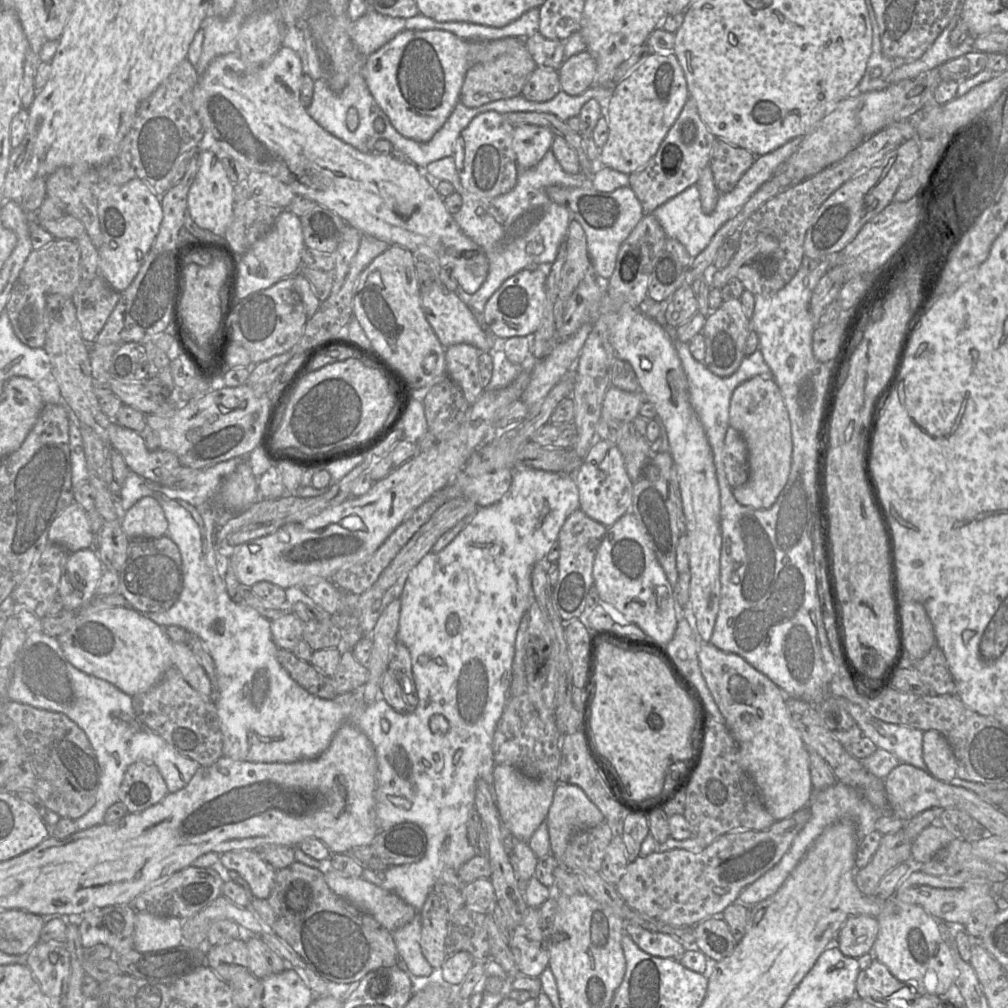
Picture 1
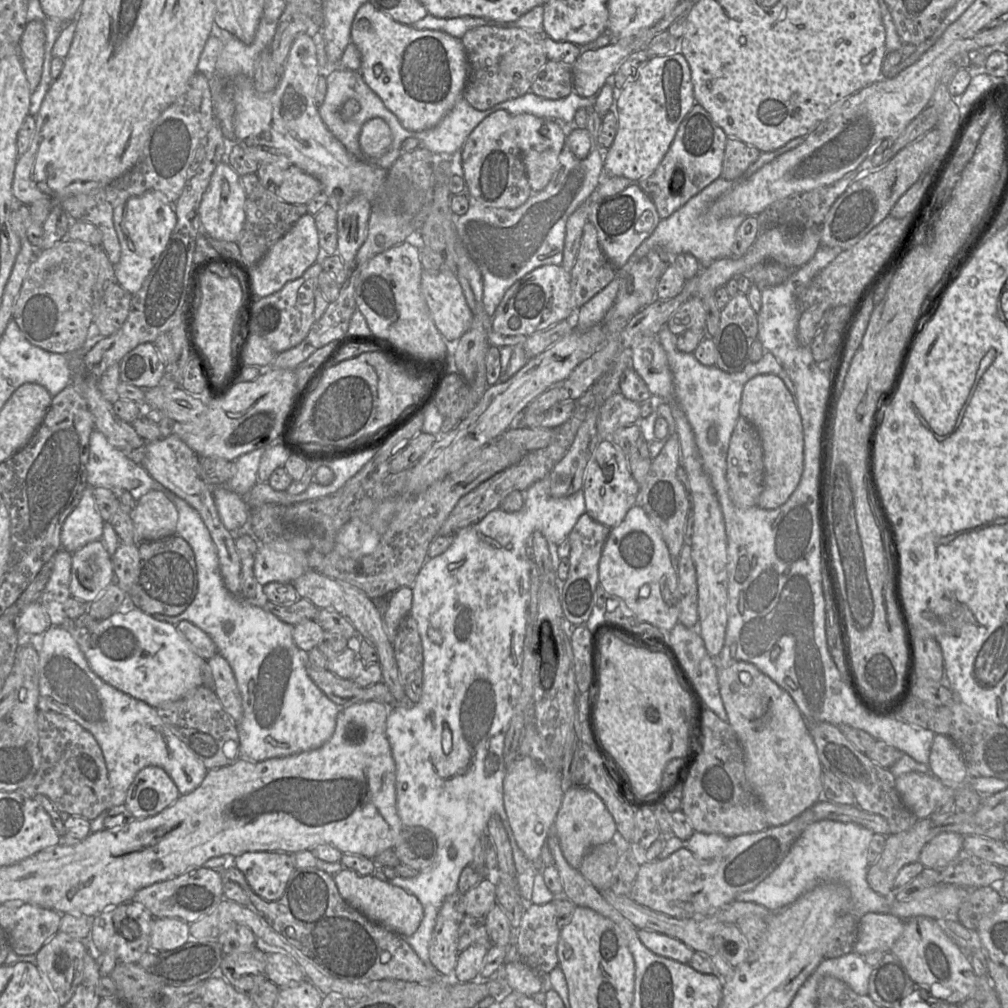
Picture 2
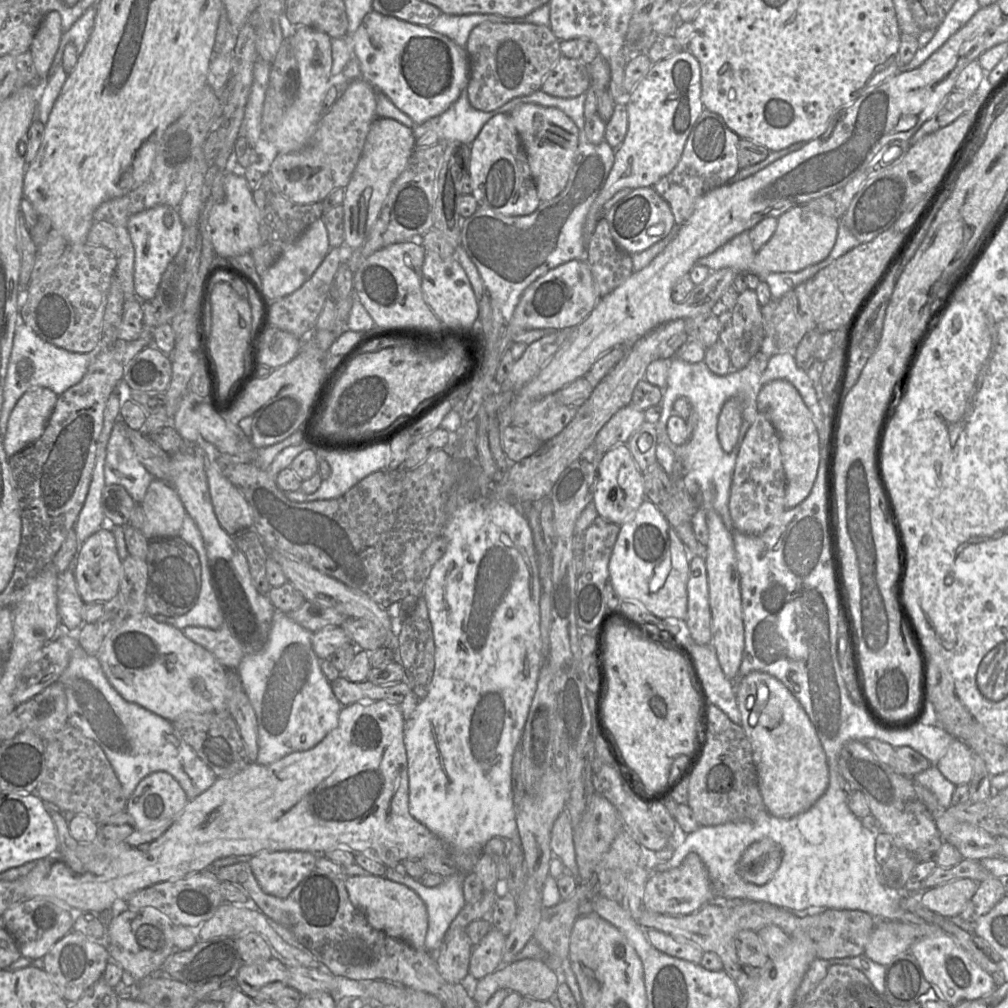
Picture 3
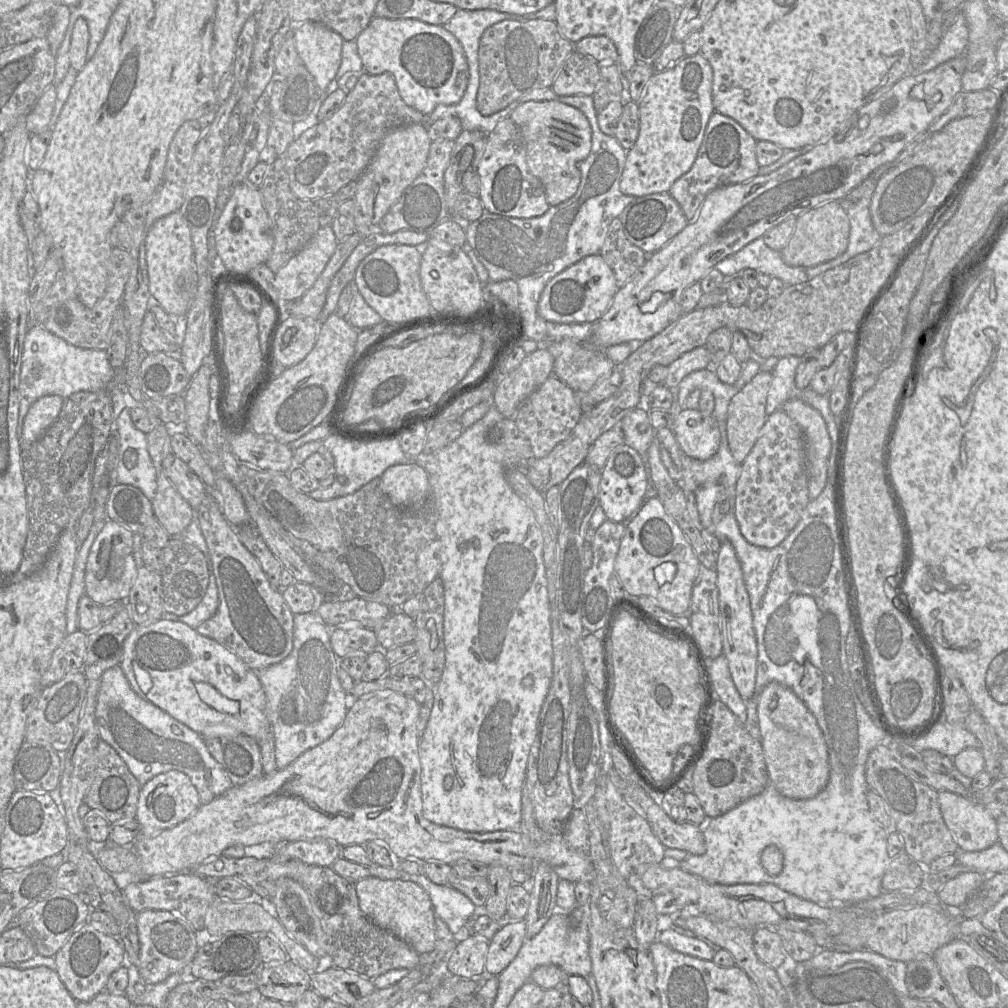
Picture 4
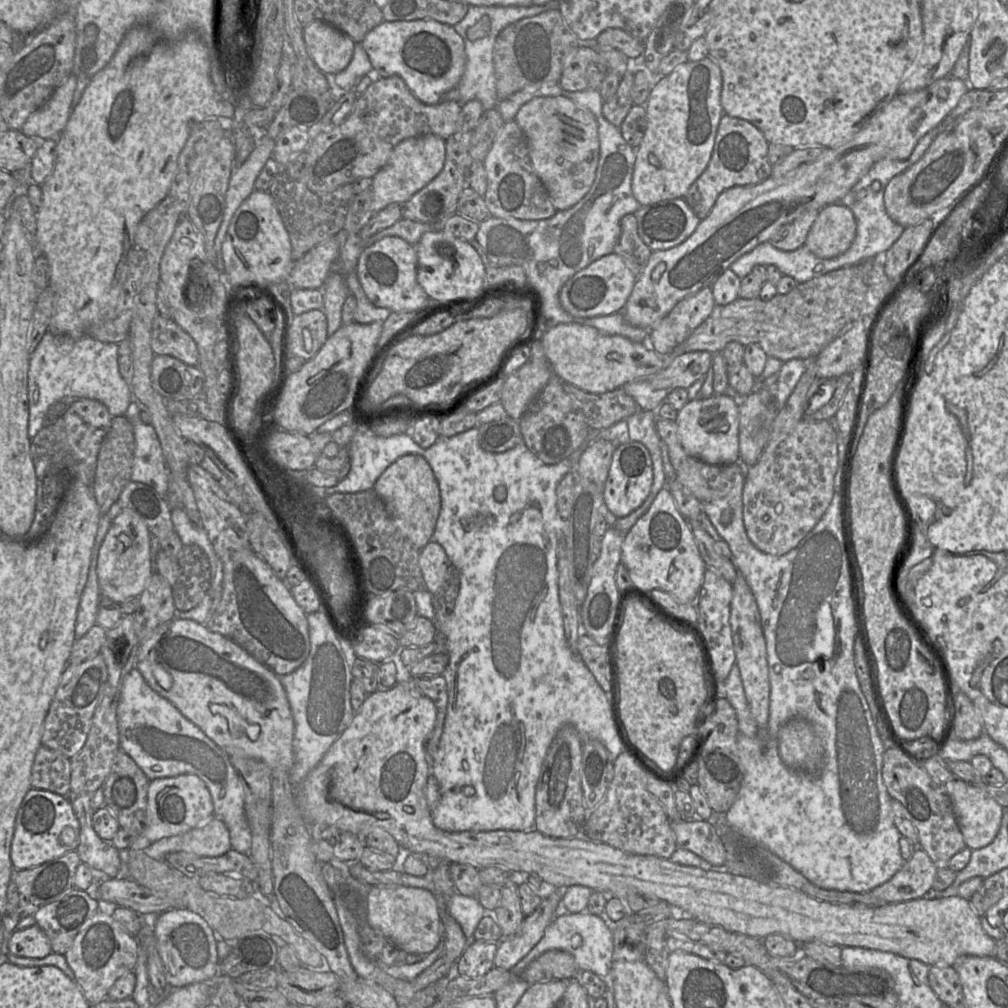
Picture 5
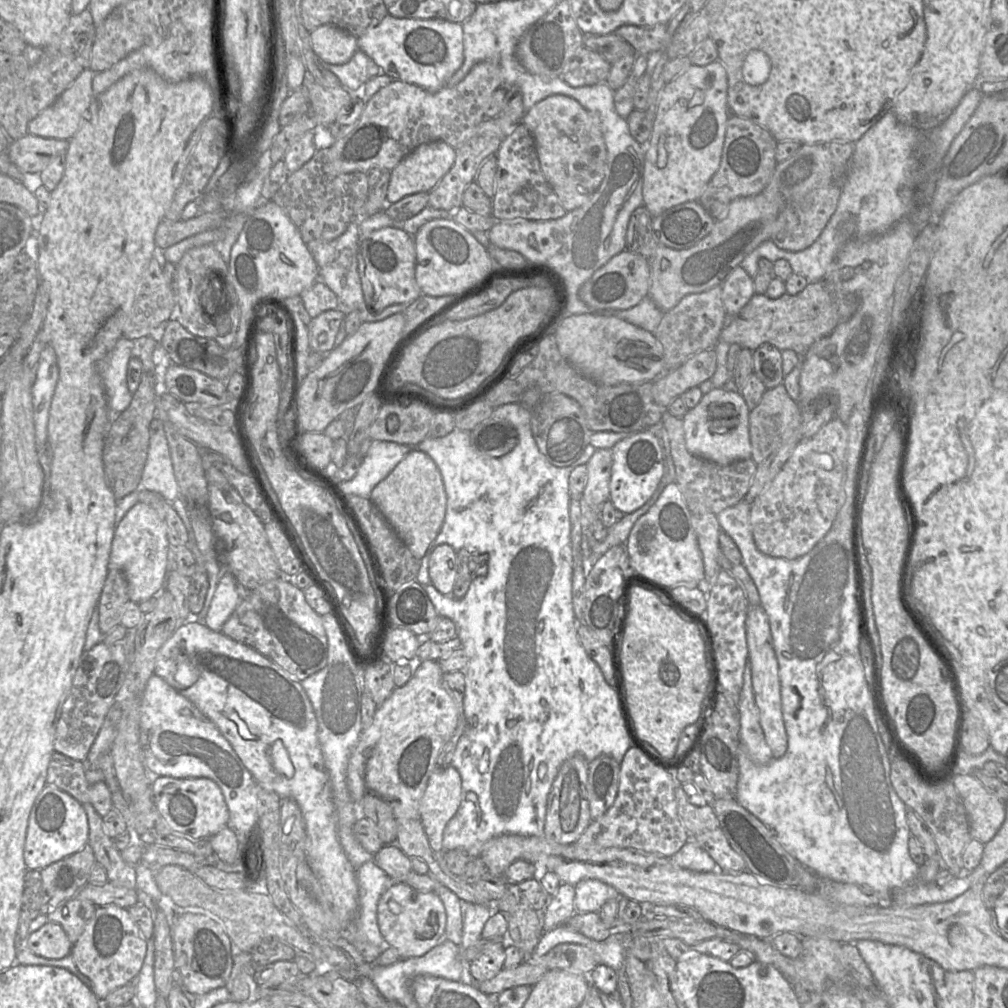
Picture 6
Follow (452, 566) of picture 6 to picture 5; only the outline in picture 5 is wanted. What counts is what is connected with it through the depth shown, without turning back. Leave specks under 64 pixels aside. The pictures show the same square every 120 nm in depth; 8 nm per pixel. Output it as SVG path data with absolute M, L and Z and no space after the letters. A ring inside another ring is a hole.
M430 541L420 550L418 563L423 587L431 594L437 593L450 565L445 550L440 544Z

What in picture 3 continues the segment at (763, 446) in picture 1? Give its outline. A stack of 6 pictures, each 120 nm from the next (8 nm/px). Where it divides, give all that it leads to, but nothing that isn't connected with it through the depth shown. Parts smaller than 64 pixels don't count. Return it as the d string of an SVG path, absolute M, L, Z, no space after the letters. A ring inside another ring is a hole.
M784 379L772 380L761 387L757 396L757 408L770 420L779 436L779 449L786 477L784 507L794 508L810 494L818 473L820 442L812 413L797 389Z

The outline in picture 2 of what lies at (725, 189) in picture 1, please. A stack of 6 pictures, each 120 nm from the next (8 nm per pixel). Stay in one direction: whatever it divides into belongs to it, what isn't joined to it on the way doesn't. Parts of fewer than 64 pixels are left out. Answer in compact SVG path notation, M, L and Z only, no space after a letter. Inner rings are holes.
M727 138L721 178L737 180L760 156L761 151L737 138Z

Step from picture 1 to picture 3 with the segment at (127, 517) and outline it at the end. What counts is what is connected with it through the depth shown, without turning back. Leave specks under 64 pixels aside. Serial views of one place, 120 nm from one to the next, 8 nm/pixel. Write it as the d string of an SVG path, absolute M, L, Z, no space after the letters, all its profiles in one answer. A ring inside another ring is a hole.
M154 479L141 507L145 516L141 531L149 541L179 536L187 512L169 483Z

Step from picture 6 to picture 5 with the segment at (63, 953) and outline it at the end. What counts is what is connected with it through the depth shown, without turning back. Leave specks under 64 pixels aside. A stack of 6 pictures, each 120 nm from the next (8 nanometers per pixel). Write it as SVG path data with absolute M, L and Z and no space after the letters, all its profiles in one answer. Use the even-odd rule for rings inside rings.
M37 925L17 930L8 943L10 955L25 958L45 958L52 953L50 941Z

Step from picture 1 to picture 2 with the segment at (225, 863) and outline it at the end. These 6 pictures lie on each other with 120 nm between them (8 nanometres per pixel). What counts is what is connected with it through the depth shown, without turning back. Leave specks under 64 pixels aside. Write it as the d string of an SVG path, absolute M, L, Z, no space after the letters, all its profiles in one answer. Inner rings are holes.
M245 852L233 858L233 865L244 874L254 893L267 901L282 897L295 870L292 854L284 852Z

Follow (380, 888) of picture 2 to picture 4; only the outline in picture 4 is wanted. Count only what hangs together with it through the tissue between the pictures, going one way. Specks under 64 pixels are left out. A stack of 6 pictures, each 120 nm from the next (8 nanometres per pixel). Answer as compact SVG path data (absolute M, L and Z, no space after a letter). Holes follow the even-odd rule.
M369 876L355 883L361 911L374 924L394 934L419 955L436 947L435 913L428 893L416 883Z

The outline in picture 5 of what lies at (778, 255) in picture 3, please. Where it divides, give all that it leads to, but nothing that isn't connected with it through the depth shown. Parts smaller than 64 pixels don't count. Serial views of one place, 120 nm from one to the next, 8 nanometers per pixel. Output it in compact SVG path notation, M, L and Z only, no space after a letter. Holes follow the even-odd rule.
M834 203L820 209L803 246L817 257L829 259L843 254L855 236L854 214L840 203Z

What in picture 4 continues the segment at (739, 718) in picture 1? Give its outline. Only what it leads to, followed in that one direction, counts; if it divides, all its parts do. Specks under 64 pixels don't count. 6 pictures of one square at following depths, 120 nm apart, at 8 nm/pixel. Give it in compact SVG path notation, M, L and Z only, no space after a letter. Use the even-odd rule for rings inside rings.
M771 682L762 690L757 705L761 744L770 784L790 799L810 799L827 785L830 775L828 749L823 733L814 715L801 699L789 688Z

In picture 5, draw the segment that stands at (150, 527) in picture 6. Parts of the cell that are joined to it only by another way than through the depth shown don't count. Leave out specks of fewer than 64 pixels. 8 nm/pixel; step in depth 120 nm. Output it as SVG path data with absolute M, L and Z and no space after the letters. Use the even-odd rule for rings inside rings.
M123 509L114 518L98 551L96 570L101 596L115 603L139 597L154 573L155 553L159 550L159 538L151 538L147 526L136 513Z

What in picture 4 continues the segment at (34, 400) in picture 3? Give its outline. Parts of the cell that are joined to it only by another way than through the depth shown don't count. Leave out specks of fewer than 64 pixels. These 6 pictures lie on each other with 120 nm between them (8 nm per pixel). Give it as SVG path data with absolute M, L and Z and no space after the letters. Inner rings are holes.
M46 395L38 398L25 415L20 439L21 446L31 445L56 420L63 405L63 398L59 395Z

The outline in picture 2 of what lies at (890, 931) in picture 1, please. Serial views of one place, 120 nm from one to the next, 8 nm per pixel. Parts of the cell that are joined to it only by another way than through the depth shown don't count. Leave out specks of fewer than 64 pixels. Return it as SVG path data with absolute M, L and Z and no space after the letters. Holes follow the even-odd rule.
M916 917L904 921L904 931L890 949L890 953L904 965L911 980L928 993L934 983L948 988L951 994L943 1001L944 1003L961 1004L972 998L977 976L969 958L943 932L938 922L928 917Z

